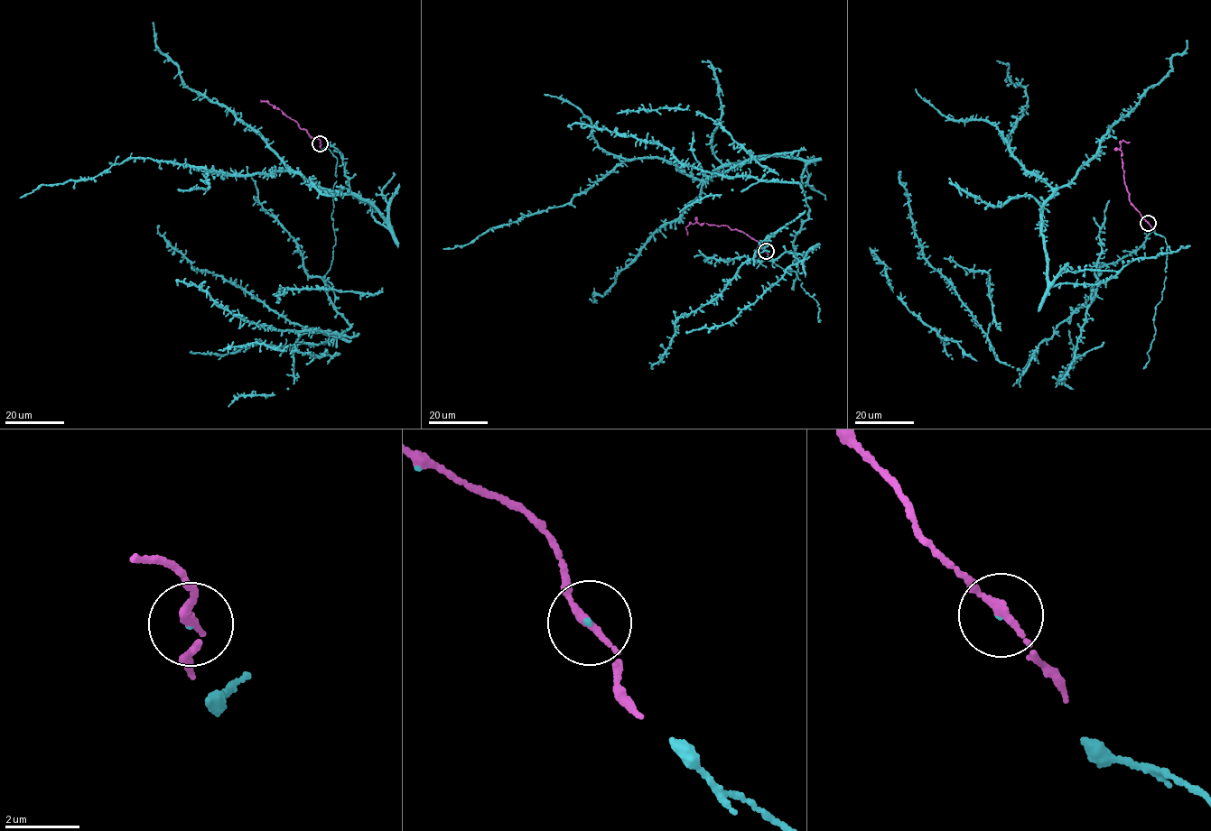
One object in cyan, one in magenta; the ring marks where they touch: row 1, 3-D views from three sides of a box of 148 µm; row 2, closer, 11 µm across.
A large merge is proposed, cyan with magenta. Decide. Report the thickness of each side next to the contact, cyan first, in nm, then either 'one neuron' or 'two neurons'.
50/180 nm | one neuron

